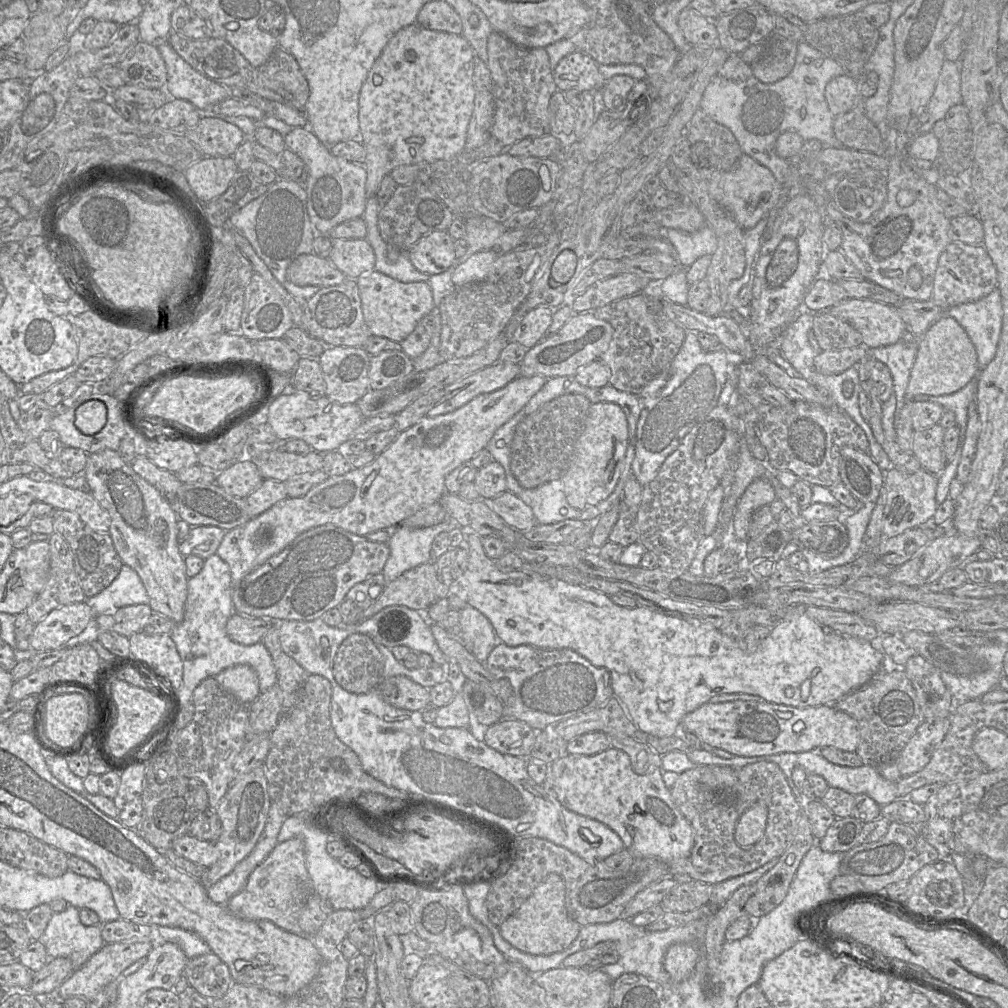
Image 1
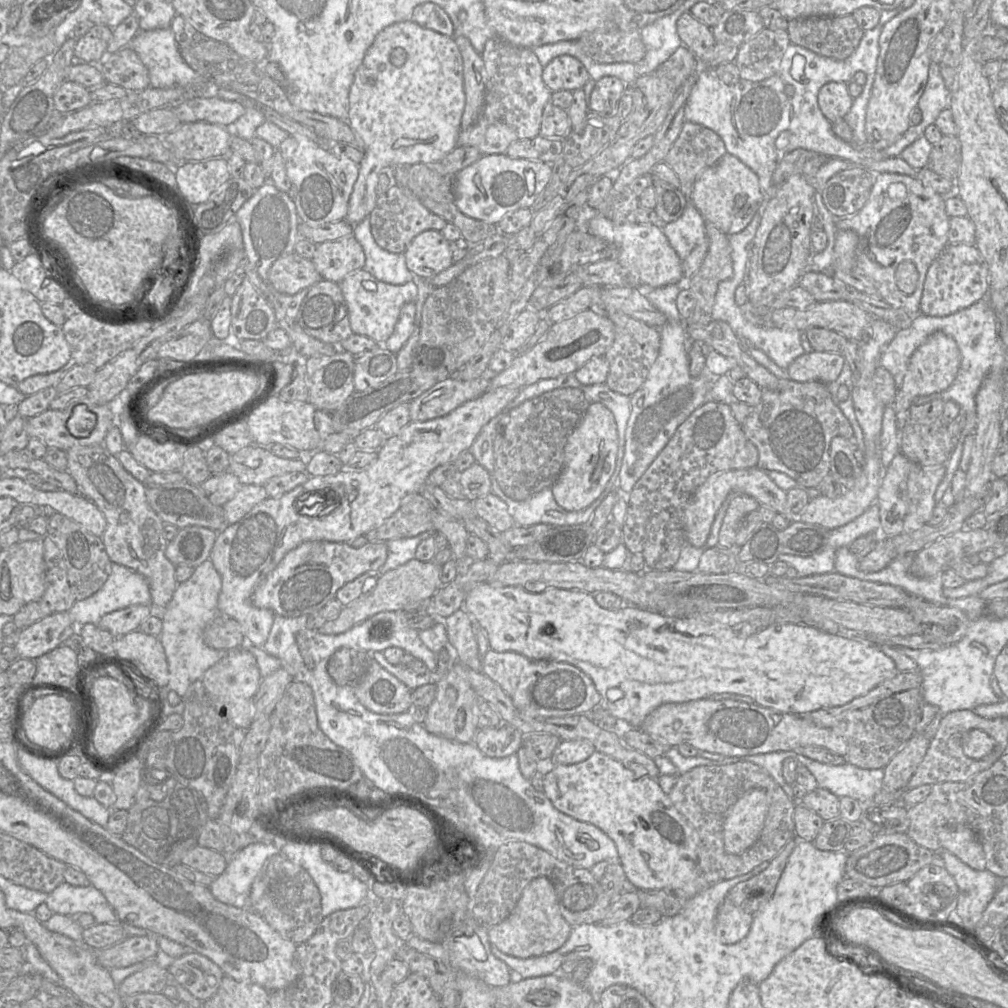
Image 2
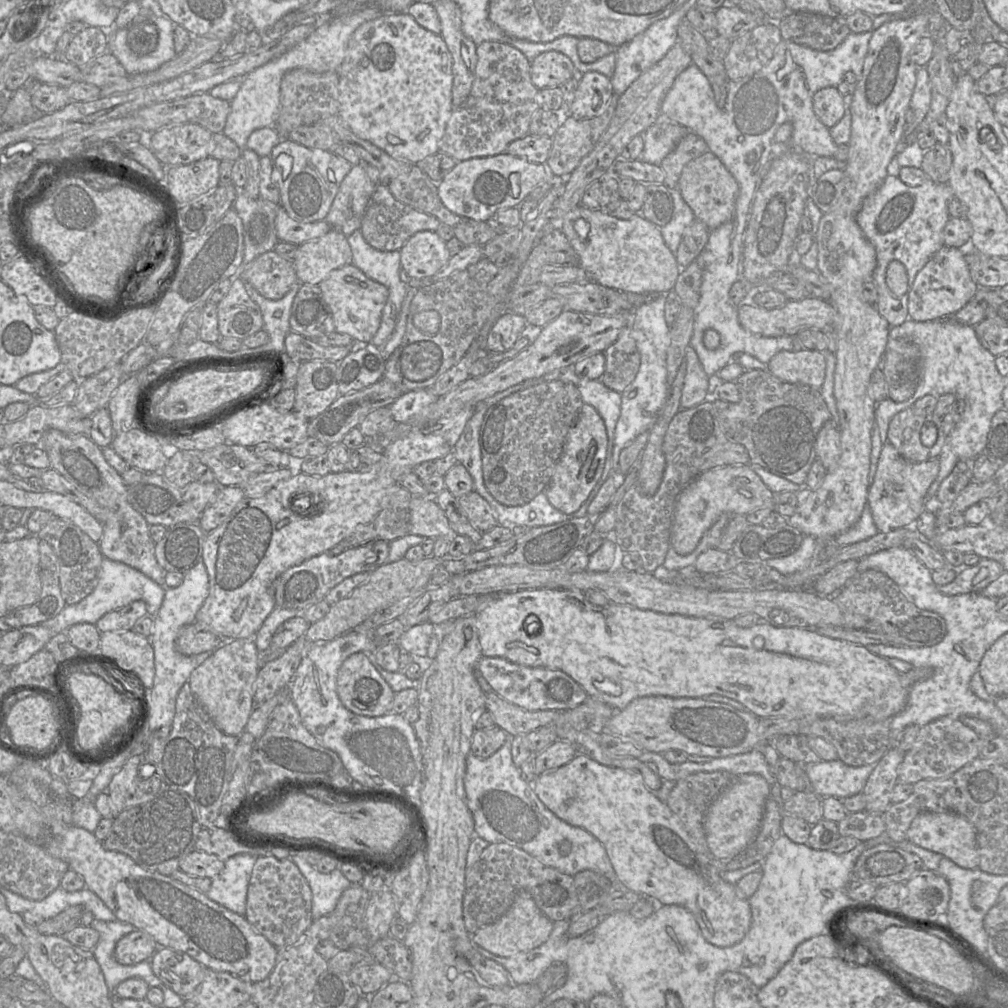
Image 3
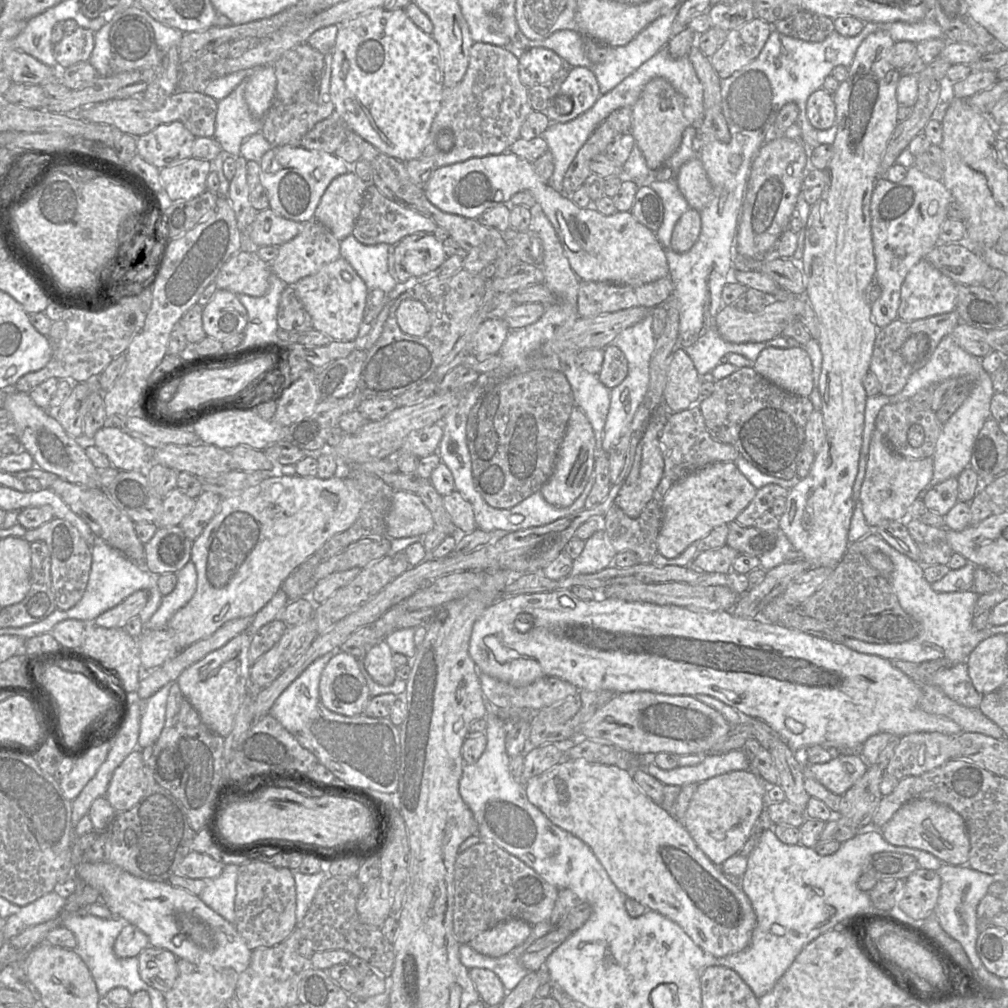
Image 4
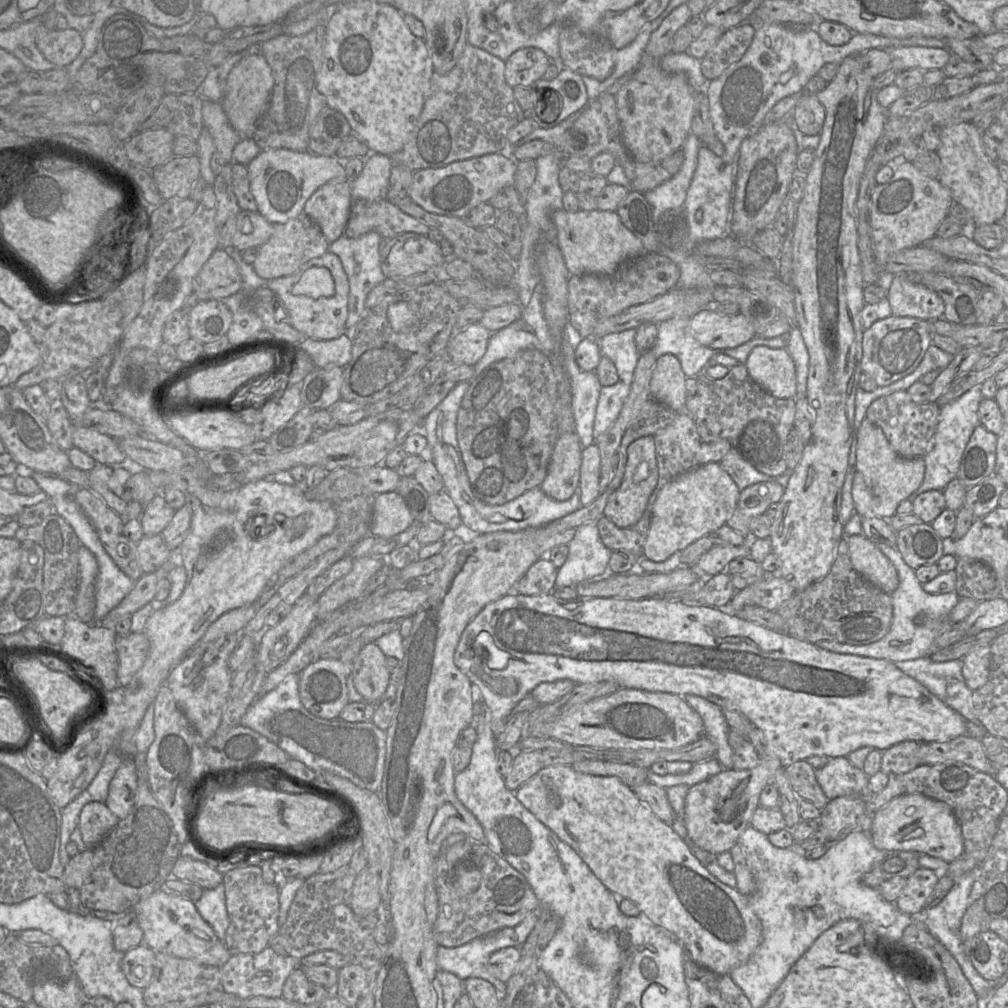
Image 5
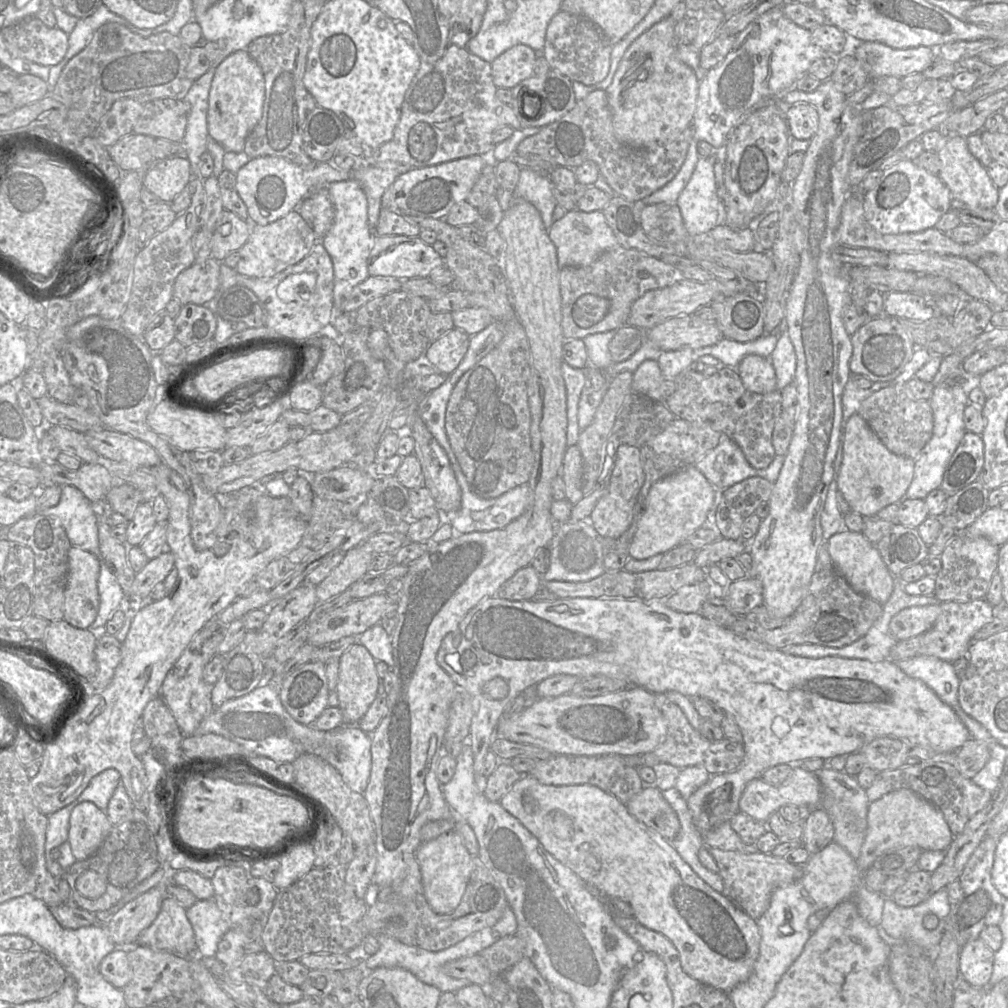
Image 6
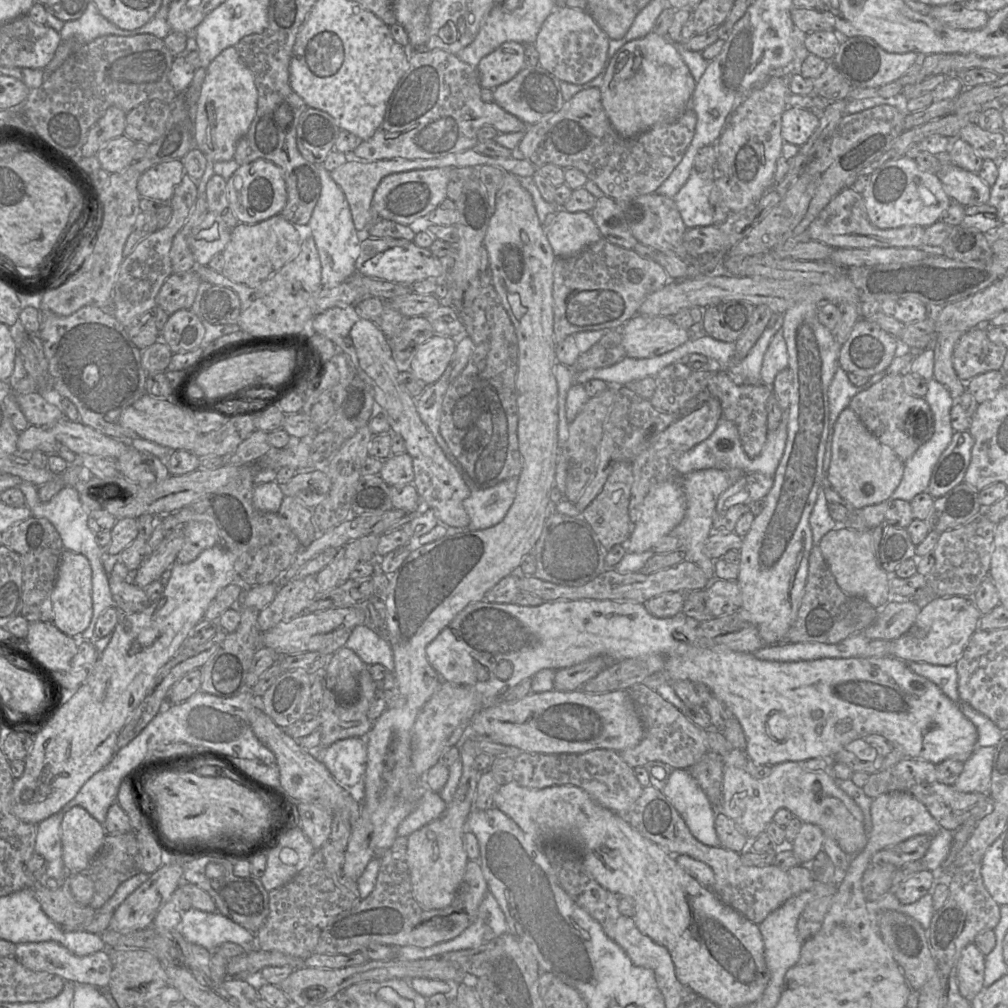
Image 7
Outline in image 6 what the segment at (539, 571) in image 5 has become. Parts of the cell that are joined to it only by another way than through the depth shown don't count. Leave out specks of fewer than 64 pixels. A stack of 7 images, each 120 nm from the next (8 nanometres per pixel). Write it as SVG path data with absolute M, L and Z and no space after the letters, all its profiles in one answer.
M532 566L518 570L497 590L496 597L507 600L531 600L543 585L543 577Z

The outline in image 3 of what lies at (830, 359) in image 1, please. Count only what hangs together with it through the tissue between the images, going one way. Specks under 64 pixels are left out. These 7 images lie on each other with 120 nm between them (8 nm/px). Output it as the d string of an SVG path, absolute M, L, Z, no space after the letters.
M816 350L781 351L767 365L771 374L791 384L820 389L824 383L826 360Z

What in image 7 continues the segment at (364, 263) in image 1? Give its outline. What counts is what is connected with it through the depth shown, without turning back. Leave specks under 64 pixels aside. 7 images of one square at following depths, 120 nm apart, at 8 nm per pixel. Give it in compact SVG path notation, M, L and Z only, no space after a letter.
M280 214L255 224L239 222L231 229L230 240L221 252L224 258L221 273L232 282L256 287L294 260L302 242L297 227Z

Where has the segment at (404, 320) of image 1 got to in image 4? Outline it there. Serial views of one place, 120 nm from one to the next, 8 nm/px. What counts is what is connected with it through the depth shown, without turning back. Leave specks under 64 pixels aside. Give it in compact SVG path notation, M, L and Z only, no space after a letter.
M339 257L338 259L325 264L320 271L318 271L315 274L309 275L307 277L304 277L300 280L298 280L296 283L287 285L287 286L292 286L294 288L294 291L296 295L298 296L299 300L301 301L304 309L307 311L307 313L311 317L312 321L312 328L318 331L321 331L325 334L327 334L329 337L332 338L332 341L351 341L357 338L358 333L359 333L359 328L361 325L361 322L363 320L363 313L364 313L364 308L365 308L365 303L366 303L366 297L368 294L368 289L362 278L357 274L357 272L354 270L354 268L342 257Z

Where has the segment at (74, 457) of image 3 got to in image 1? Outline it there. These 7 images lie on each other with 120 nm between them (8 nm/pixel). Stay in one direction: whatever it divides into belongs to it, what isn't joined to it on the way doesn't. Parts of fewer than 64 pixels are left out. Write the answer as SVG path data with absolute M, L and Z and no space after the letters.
M105 449L89 454L83 475L90 493L109 513L111 524L108 533L115 550L123 564L133 568L139 575L149 596L151 610L169 618L175 624L180 623L184 617L189 578L186 575L185 557L179 551L180 542L177 538L179 518L170 501L156 487L139 476L116 450Z

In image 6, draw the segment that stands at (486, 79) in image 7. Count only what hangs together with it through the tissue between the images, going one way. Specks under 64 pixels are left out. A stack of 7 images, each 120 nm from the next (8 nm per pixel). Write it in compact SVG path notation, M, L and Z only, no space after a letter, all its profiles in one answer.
M524 44L504 51L490 63L495 86L513 88L533 76L537 55L537 51Z

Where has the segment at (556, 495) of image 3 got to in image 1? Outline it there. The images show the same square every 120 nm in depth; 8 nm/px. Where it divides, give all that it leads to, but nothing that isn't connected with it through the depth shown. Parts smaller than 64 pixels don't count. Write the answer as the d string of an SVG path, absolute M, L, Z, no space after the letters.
M611 402L591 404L569 465L563 474L566 500L576 509L585 509L606 500L620 478L628 445L628 422L622 408Z

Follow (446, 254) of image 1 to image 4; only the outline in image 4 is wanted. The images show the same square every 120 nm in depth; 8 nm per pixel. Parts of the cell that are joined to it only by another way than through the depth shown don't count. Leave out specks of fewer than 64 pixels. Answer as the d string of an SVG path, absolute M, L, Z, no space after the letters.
M417 232L389 245L388 270L396 282L425 275L443 264L447 256L433 233Z

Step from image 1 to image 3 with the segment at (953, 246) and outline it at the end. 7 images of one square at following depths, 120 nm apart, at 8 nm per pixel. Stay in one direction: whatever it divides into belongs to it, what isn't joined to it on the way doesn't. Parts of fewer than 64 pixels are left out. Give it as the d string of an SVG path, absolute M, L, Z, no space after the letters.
M944 245L917 273L908 292L908 315L914 321L951 318L976 295L979 286L973 281L962 249Z

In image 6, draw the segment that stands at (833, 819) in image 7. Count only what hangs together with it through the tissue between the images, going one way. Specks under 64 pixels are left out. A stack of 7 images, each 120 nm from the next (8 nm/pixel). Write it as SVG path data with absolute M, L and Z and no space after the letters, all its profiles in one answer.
M793 765L791 774L780 786L772 786L758 779L751 780L745 787L739 801L739 812L743 812L760 822L767 822L768 818L785 806L794 805L806 813L820 807L823 788L818 773L805 770L802 765Z

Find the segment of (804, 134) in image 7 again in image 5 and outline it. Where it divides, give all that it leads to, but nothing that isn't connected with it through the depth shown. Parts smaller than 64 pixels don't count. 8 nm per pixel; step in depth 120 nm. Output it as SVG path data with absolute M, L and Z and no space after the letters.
M804 95L793 108L798 129L805 135L820 134L825 121L825 108L815 95Z

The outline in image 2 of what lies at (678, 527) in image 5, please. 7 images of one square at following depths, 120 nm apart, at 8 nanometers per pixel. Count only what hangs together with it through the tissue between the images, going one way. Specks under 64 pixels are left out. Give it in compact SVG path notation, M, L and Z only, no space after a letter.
M757 466L753 468L736 469L717 472L710 476L694 493L685 508L685 536L687 543L694 547L703 547L709 537L712 524L721 505L731 492L737 492L753 497L761 507L782 514L790 522L796 521L787 502L787 492L779 488L769 476Z

